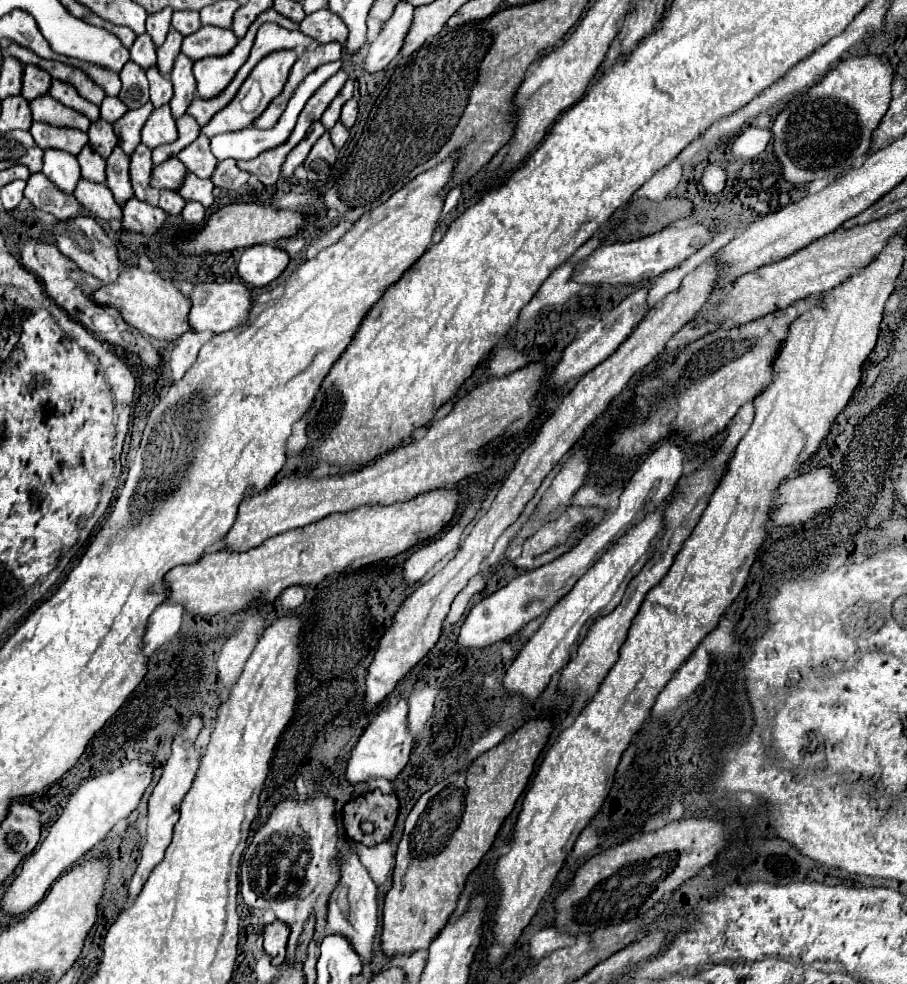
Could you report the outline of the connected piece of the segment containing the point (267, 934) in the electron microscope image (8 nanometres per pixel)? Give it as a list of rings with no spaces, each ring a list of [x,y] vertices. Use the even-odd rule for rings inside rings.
[[[280,920],[264,928],[264,950],[272,958],[274,966],[286,962],[286,940],[288,940],[288,926],[280,924]]]

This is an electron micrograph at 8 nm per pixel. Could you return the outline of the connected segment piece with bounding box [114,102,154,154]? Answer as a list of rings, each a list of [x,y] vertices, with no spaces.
[[[146,102],[144,106],[140,106],[136,110],[128,110],[120,120],[114,122],[114,132],[116,132],[118,140],[120,140],[118,146],[126,154],[132,154],[132,150],[140,142],[140,130],[146,124],[152,110],[154,110],[154,106],[150,102]]]

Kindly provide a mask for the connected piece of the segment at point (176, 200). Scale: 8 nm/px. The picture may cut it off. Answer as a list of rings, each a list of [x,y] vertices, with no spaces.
[[[164,188],[164,190],[160,190],[158,206],[168,214],[180,214],[180,210],[184,208],[184,200],[180,196],[176,196],[176,192],[170,192]]]

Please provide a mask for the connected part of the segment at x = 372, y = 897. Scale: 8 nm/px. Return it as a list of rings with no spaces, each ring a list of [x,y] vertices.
[[[340,850],[336,856],[336,862],[340,864],[340,880],[336,888],[330,894],[328,900],[328,932],[340,932],[344,936],[350,936],[352,946],[364,960],[372,956],[372,942],[376,936],[378,926],[378,888],[372,882],[368,870],[358,860],[358,854],[354,850]]]

